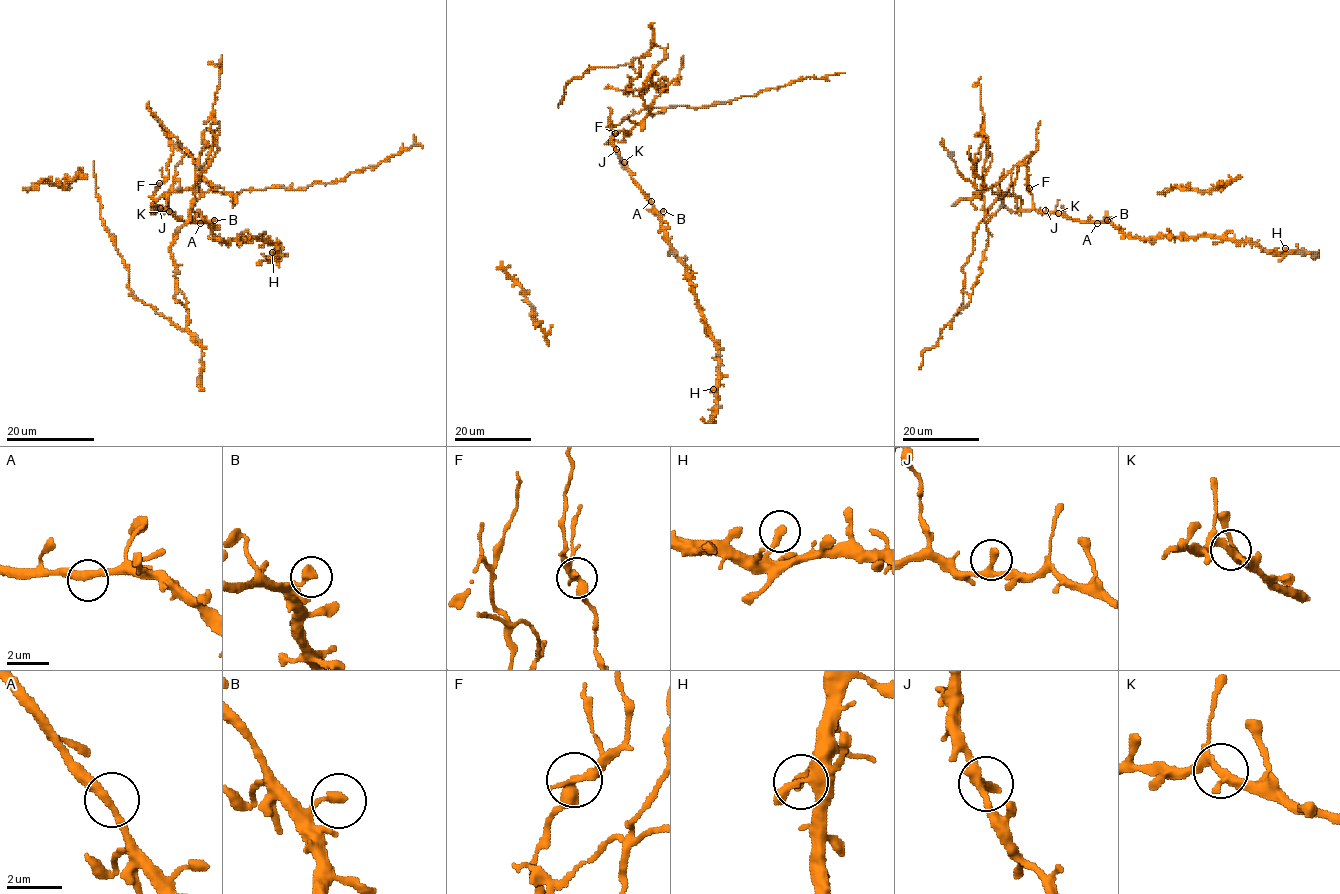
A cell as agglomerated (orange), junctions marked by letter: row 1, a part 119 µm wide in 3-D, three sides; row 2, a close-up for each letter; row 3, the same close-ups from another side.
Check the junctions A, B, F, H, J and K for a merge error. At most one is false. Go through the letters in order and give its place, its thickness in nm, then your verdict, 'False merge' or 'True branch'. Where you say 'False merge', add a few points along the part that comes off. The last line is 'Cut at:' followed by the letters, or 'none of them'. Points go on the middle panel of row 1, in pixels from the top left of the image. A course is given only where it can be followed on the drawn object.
A: Place: (651, 201). Thickness 320 nm. True branch
B: Place: (663, 211). Thickness 400 nm. True branch
F: Place: (615, 133). Thickness 360 nm. False merge. Course of the part to remove: (615, 133), (651, 107), (625, 91), (638, 57), (588, 66), (558, 108)
H: Place: (713, 389). Thickness 400 nm. True branch
J: Place: (616, 149). Thickness 340 nm. True branch
K: Place: (624, 162). Thickness 320 nm. True branch
Cut at: F

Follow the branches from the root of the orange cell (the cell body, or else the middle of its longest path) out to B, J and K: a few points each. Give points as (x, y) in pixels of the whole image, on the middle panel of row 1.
B: (627, 117), (618, 125), (609, 125), (614, 149), (644, 196), (658, 212), (663, 211)
J: (627, 117), (618, 125), (609, 125), (611, 141), (616, 149)
K: (627, 117), (618, 125), (609, 125), (614, 149), (624, 162)

